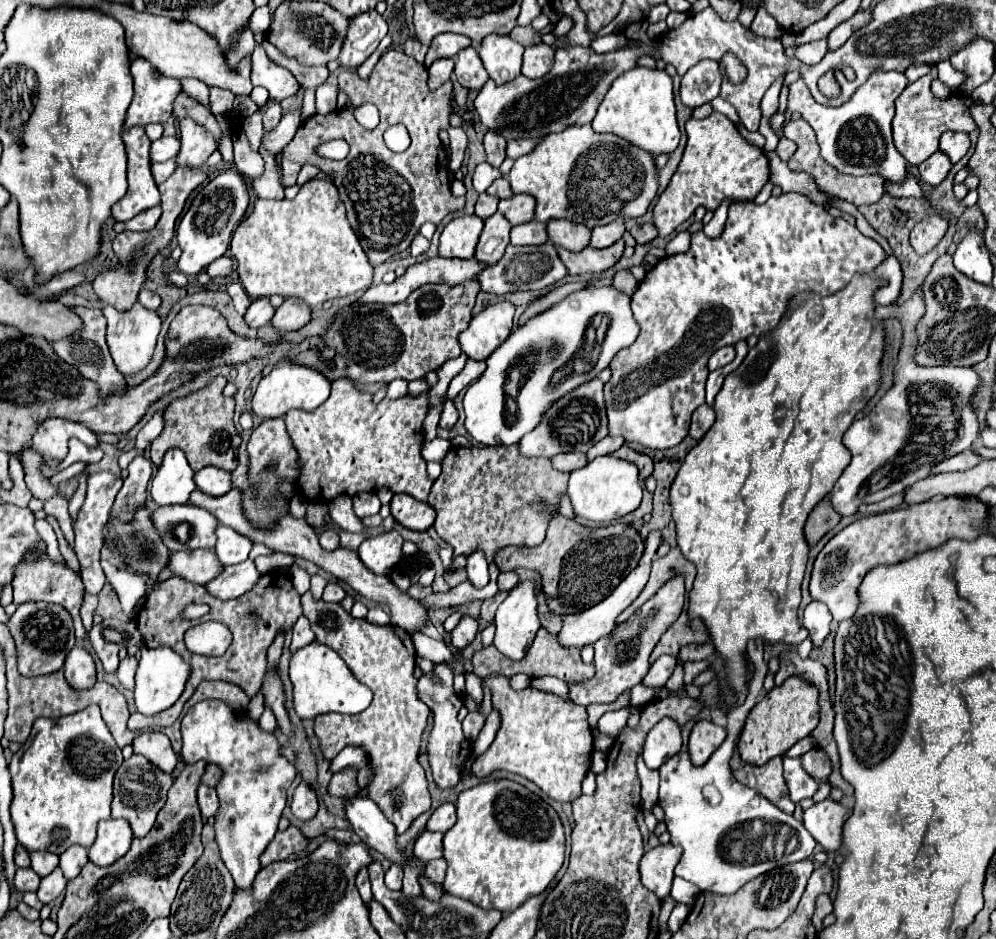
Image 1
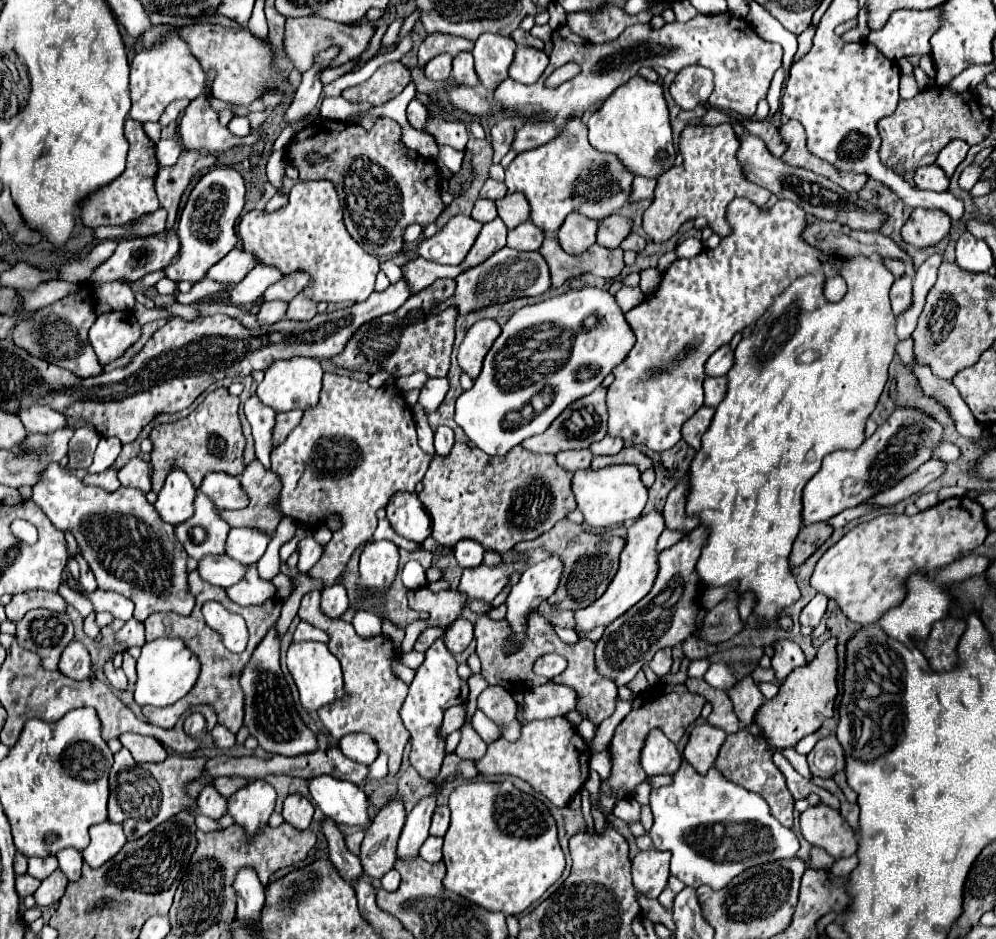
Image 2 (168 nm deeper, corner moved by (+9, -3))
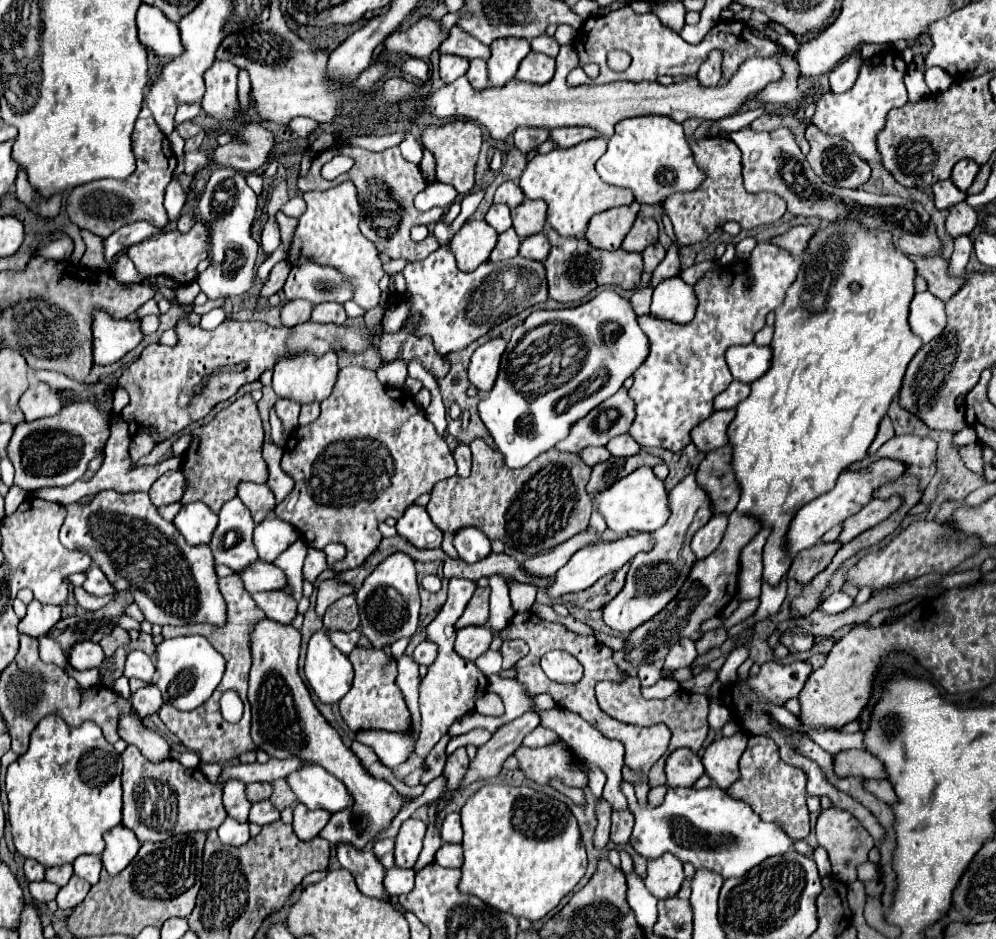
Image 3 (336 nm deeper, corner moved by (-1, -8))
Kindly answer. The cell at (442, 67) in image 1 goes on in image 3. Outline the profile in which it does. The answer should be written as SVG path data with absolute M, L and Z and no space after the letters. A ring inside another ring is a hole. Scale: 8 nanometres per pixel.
M442 54L440 56L440 76L444 82L454 82L456 78L464 76L468 70L468 60L452 54Z

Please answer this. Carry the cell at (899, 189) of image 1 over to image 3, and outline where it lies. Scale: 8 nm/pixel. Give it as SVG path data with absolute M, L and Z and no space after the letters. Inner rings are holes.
M960 202L950 210L950 216L946 220L946 230L952 238L956 238L960 234L970 234L976 222L978 222L978 212L966 202Z

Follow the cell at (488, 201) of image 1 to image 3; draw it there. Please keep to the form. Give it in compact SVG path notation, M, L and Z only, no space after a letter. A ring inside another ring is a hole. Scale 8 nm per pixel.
M492 204L488 214L486 214L486 222L498 232L506 232L508 228L512 228L512 218L510 218L510 208L504 204Z

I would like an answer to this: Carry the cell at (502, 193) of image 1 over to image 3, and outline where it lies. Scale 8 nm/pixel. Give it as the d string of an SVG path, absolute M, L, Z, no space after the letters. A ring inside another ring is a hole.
M504 182L498 186L496 194L494 194L494 202L498 204L506 204L510 208L516 208L520 202L524 200L524 194L520 190L520 186L516 182Z

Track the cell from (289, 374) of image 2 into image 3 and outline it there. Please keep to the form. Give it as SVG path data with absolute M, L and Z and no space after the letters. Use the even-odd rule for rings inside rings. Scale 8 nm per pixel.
M296 352L292 356L284 356L276 362L274 366L274 392L280 398L290 398L296 400L300 404L308 404L308 402L322 402L324 398L330 396L334 384L336 384L336 376L338 376L340 368L338 368L338 356L336 352L326 352L324 356L316 356L312 352Z

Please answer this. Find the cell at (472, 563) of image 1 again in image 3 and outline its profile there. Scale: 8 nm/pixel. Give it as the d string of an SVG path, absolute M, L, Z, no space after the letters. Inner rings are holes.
M460 528L454 534L452 544L454 544L458 556L468 564L474 564L490 554L490 540L478 528Z

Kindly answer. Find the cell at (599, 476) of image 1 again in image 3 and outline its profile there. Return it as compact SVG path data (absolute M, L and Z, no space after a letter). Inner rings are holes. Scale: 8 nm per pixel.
M648 466L634 470L624 480L620 480L614 486L610 486L608 490L596 494L596 500L598 500L598 510L606 518L608 528L618 534L628 534L630 530L654 532L660 526L664 526L670 516L666 486L660 478L654 476L652 468L648 468Z

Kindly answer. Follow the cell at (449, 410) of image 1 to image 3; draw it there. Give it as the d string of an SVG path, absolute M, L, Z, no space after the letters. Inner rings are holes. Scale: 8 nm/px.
M458 444L456 452L454 452L454 460L456 460L456 466L458 466L458 476L466 478L470 474L470 468L472 468L470 448L466 444Z

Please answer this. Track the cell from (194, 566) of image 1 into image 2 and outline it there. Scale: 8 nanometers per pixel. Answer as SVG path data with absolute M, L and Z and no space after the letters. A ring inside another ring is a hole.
M208 555L198 561L198 573L206 583L218 587L230 587L242 579L246 567L234 563L228 555Z

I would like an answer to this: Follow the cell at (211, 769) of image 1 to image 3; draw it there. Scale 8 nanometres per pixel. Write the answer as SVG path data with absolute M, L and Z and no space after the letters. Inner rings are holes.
M248 784L248 800L252 802L260 802L260 800L268 800L272 794L272 784Z

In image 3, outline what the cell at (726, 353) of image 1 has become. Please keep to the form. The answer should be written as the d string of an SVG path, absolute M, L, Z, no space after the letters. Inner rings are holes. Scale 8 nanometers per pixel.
M746 344L746 346L730 346L726 350L726 364L734 376L734 380L752 384L760 376L764 376L772 362L770 346Z

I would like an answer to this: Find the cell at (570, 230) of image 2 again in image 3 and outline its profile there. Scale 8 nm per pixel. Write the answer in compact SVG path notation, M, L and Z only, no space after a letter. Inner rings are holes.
M632 202L628 206L618 206L618 208L592 216L588 230L584 232L584 238L592 240L592 244L596 244L596 248L618 250L622 240L626 238L628 230L634 224L638 210L640 210L640 204Z

